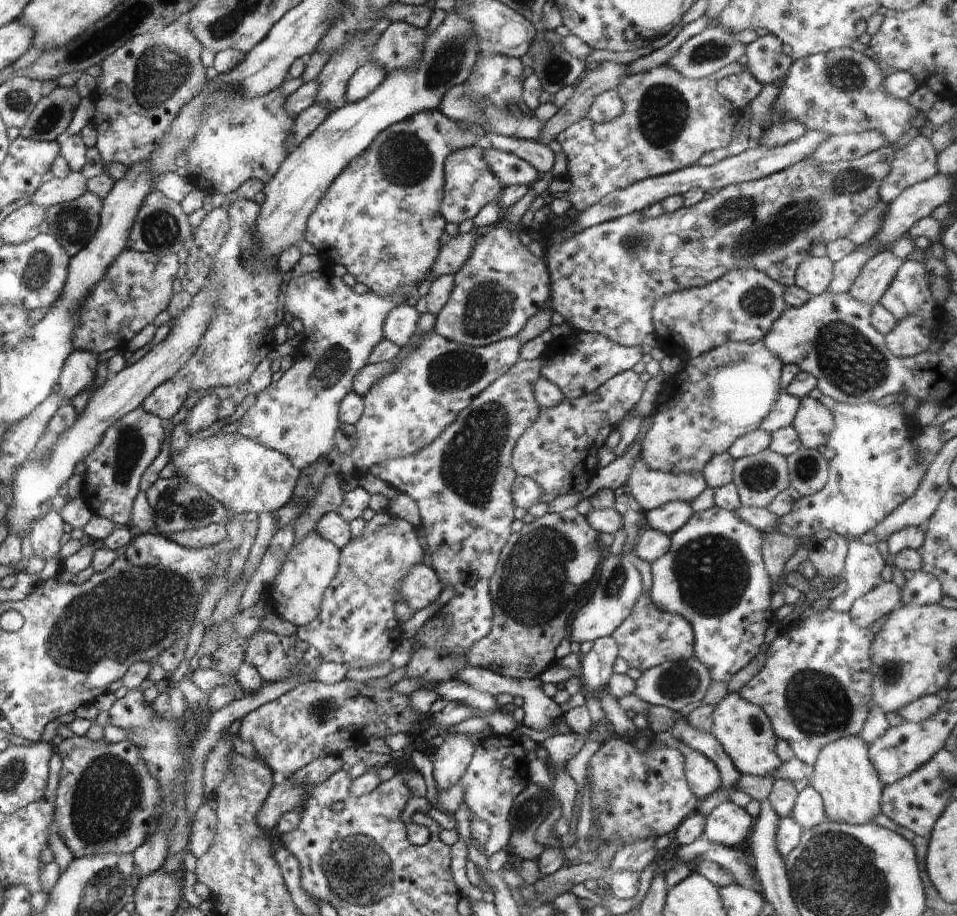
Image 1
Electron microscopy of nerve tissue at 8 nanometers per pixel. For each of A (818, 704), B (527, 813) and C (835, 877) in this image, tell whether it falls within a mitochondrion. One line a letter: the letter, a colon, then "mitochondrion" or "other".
A: mitochondrion
B: mitochondrion
C: mitochondrion

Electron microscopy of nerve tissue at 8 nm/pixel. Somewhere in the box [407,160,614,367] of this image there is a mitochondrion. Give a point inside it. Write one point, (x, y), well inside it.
(489, 306)

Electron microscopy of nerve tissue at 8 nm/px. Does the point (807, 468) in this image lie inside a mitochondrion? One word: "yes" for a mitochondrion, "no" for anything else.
yes

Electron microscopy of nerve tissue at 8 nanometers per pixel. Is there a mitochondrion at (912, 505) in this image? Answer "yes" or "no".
no

